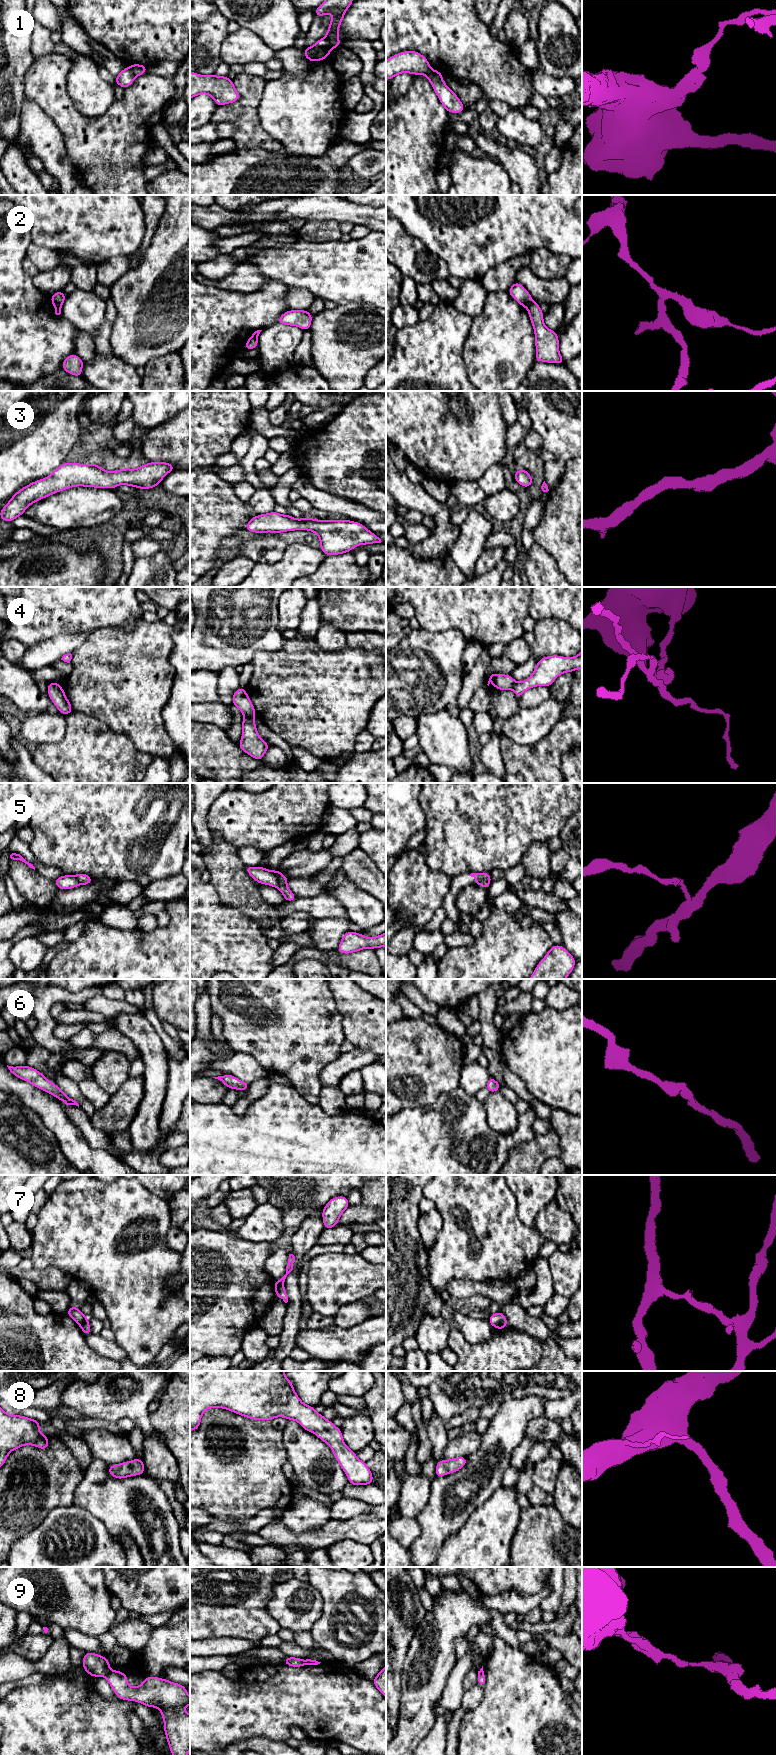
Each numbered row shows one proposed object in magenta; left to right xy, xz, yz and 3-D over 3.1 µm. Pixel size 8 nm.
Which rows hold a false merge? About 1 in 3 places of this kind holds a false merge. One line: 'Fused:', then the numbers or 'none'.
Fused: 1, 2, 4, 5, 7, 9

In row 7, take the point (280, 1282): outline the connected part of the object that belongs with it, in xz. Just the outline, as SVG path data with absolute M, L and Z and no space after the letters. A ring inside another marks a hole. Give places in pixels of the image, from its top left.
M289 1254L288 1263L286 1266L286 1274L278 1280L275 1280L274 1287L275 1287L275 1295L278 1296L278 1287L283 1286L287 1275L293 1270L295 1262L295 1256L293 1254Z

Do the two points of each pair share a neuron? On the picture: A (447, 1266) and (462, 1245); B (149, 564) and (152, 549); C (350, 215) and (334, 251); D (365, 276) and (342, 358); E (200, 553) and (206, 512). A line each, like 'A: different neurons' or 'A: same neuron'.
A: same neuron
B: different neurons
C: different neurons
D: different neurons
E: same neuron

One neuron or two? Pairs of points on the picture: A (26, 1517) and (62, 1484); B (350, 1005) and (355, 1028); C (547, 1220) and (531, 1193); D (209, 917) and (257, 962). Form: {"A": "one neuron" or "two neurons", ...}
{"A": "one neuron", "B": "one neuron", "C": "two neurons", "D": "one neuron"}

